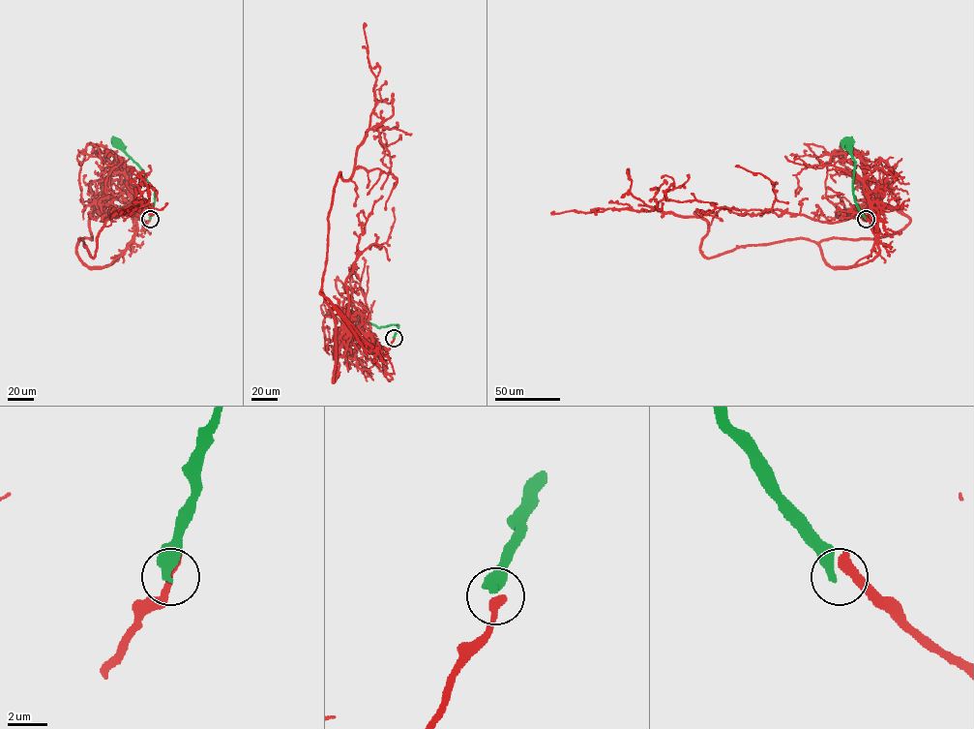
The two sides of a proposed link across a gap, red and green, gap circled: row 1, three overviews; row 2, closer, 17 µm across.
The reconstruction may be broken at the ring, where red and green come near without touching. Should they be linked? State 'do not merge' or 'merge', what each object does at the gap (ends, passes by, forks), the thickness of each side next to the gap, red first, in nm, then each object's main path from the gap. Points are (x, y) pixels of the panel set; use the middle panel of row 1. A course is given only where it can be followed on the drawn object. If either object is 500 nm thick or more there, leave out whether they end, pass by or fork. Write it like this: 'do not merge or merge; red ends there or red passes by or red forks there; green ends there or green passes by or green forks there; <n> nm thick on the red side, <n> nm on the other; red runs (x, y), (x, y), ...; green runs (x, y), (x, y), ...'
do not merge; 600 nm thick on the red side, 340 nm on the other; red runs (394, 338), (388, 349), (373, 347), (320, 293), (334, 188), (339, 172), (350, 177), (375, 106), (365, 22); green runs (394, 338), (398, 325), (377, 327), (360, 319)

